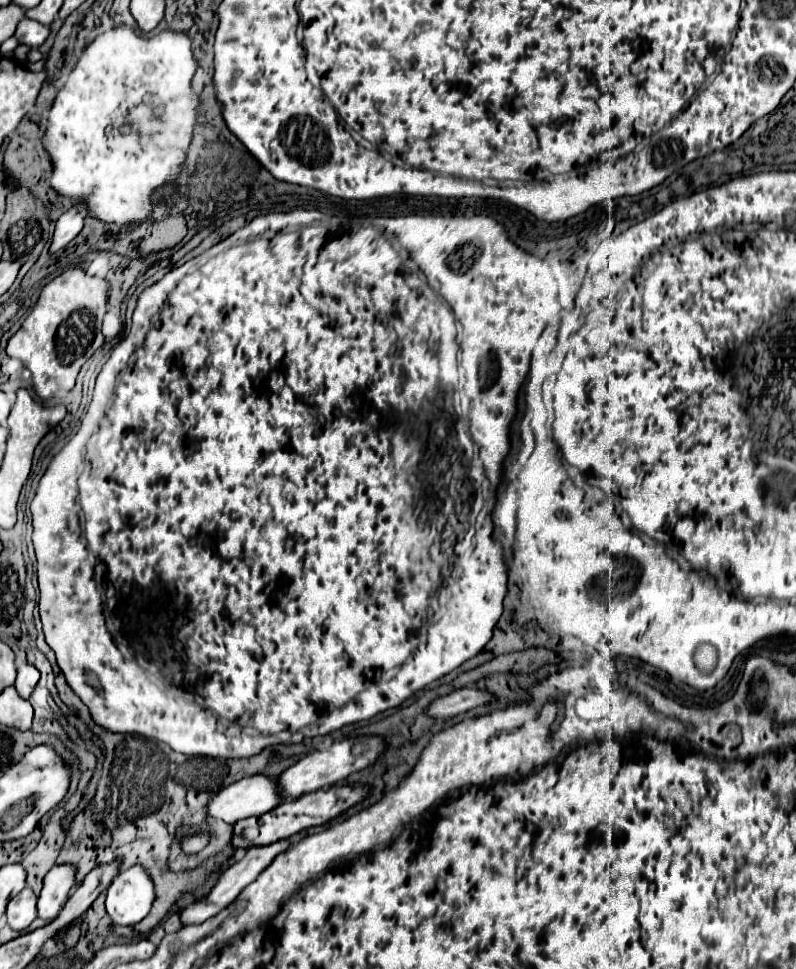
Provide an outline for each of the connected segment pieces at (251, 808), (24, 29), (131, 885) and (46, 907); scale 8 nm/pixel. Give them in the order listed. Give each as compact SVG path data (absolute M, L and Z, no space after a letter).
M253 775L239 779L229 787L223 787L217 795L213 795L207 805L207 813L209 817L217 817L233 825L239 819L263 815L279 803L283 803L283 799L279 797L277 779Z
M23 17L15 31L15 37L19 39L19 43L25 43L29 47L39 47L49 37L49 33L51 33L51 29L47 25L41 25L33 19Z
M133 865L113 879L105 907L115 925L135 925L151 911L153 895L151 877L141 865Z
M71 863L55 865L43 879L43 889L39 893L37 911L39 917L51 921L63 909L65 901L69 899L69 891L75 887L77 867Z

